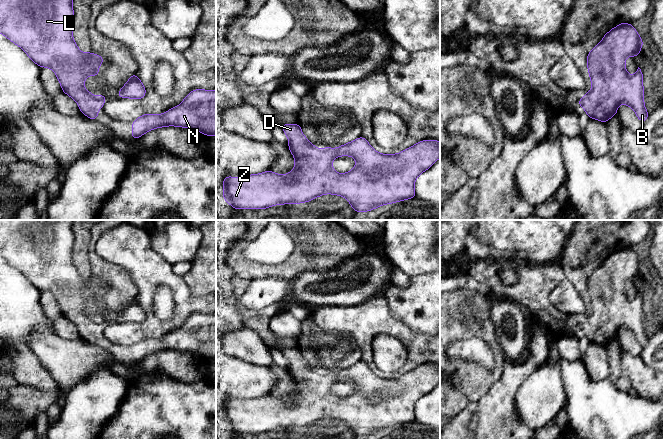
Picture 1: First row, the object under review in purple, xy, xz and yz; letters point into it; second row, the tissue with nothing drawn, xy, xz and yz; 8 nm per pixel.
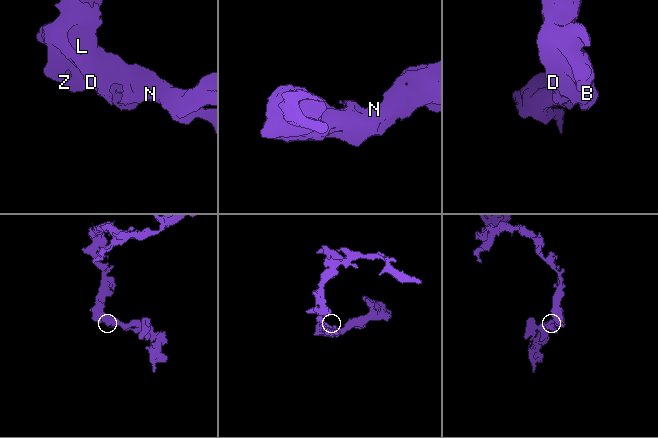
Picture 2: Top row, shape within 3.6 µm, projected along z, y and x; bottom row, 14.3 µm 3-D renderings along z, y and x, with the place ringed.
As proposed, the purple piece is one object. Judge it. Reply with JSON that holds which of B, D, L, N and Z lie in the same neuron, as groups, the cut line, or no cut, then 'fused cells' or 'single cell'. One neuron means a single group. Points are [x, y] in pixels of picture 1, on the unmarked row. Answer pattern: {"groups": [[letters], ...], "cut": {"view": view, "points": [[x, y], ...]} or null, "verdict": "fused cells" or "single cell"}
{"groups": [["B", "D", "L", "N", "Z"]], "cut": null, "verdict": "single cell"}

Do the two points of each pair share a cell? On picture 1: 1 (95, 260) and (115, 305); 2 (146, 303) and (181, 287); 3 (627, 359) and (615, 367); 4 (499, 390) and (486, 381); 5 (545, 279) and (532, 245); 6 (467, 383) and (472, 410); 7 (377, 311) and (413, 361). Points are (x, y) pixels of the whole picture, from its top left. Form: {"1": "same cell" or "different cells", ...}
{"1": "same cell", "2": "same cell", "3": "different cells", "4": "different cells", "5": "different cells", "6": "different cells", "7": "same cell"}

